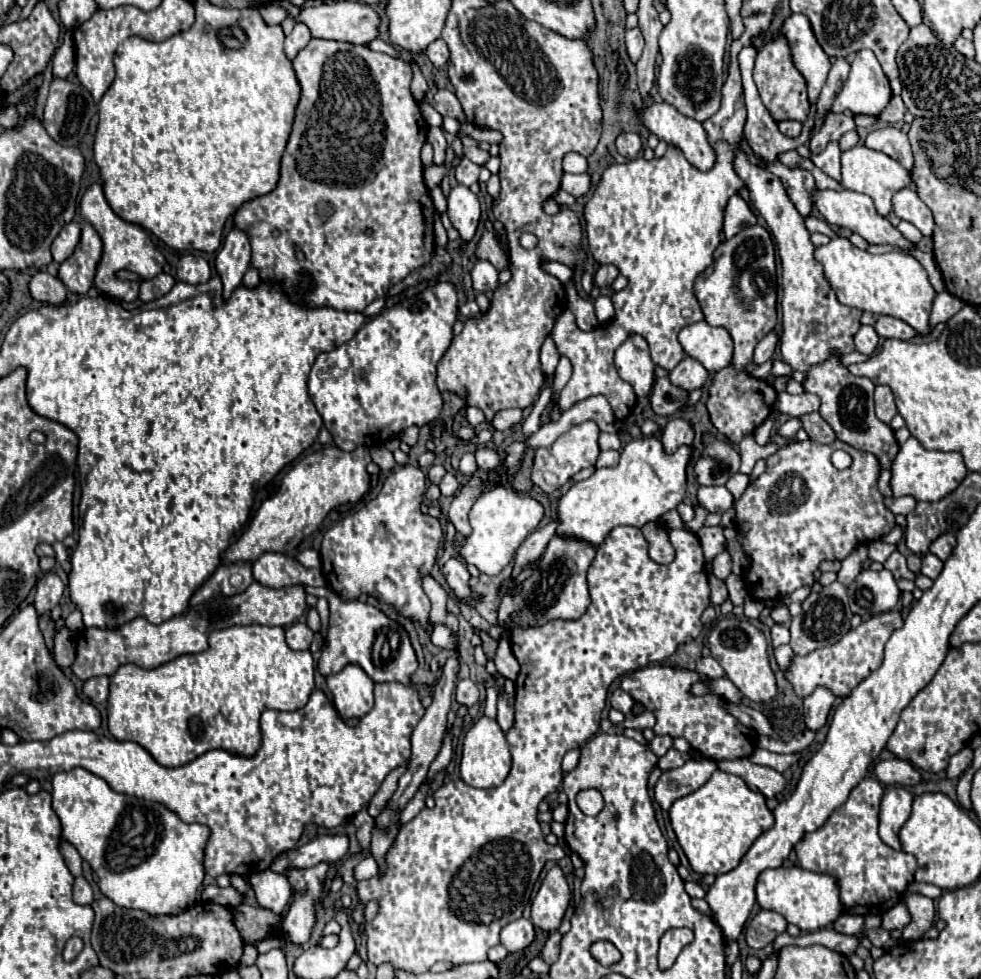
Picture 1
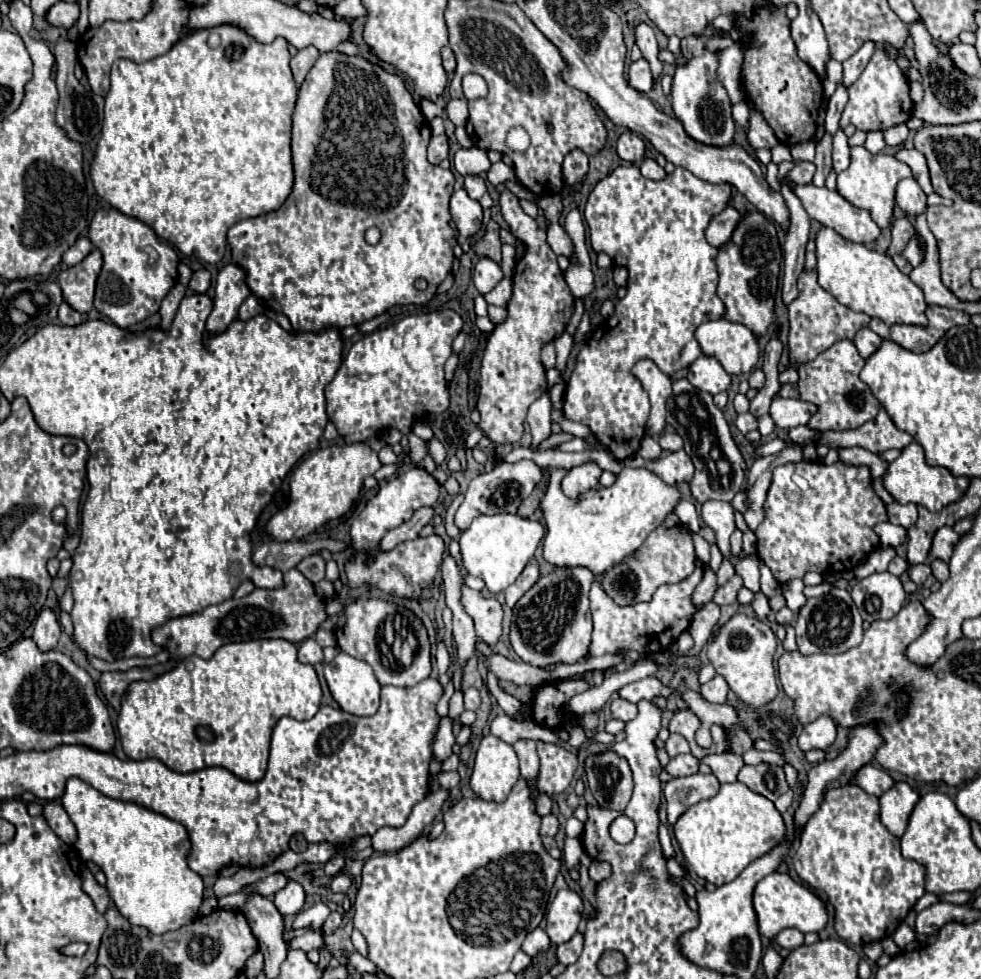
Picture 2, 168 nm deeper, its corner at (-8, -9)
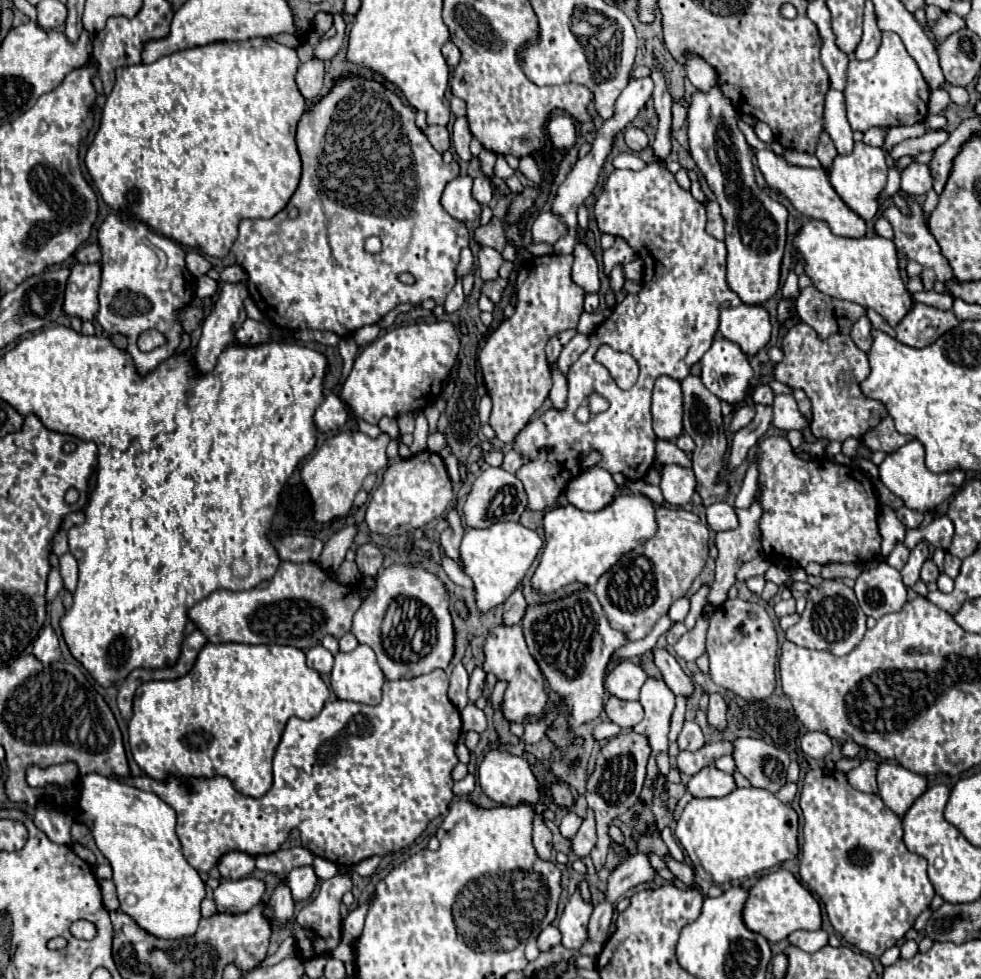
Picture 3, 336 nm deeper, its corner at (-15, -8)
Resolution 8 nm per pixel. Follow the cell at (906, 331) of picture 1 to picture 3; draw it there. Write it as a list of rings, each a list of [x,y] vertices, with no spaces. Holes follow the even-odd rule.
[[[914,303],[914,307],[898,323],[896,339],[910,347],[926,347],[958,325],[960,321],[952,311],[940,311],[922,303]]]

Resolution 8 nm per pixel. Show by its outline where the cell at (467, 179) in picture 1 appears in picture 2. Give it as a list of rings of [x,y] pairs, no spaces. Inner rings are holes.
[[[465,176],[465,190],[467,190],[467,194],[469,194],[471,198],[479,200],[479,198],[487,192],[485,180],[483,180],[481,176]]]

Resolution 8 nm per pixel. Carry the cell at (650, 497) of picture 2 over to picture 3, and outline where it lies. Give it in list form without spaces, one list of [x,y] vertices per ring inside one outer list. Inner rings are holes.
[[[618,495],[606,509],[586,513],[574,505],[554,507],[544,513],[544,549],[540,565],[532,575],[532,589],[542,595],[556,593],[560,587],[578,581],[594,587],[598,577],[606,573],[624,553],[642,545],[656,533],[654,505],[644,495]]]

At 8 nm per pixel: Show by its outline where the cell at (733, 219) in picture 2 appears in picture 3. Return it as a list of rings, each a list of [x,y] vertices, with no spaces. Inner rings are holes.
[[[688,171],[690,179],[692,179],[692,197],[696,201],[700,201],[704,207],[706,207],[706,213],[708,213],[708,223],[706,223],[706,231],[714,237],[714,239],[724,239],[724,219],[720,217],[720,207],[716,205],[716,201],[710,201],[702,189],[700,189],[700,181],[698,181],[698,175],[694,171]]]

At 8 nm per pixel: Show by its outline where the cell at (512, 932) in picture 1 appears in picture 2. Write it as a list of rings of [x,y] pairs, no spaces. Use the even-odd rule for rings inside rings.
[[[535,928],[535,930],[529,932],[527,938],[523,940],[521,950],[523,950],[525,954],[529,954],[529,956],[535,956],[537,952],[547,950],[549,944],[551,944],[551,940],[549,940],[549,936],[543,932],[543,928]]]

